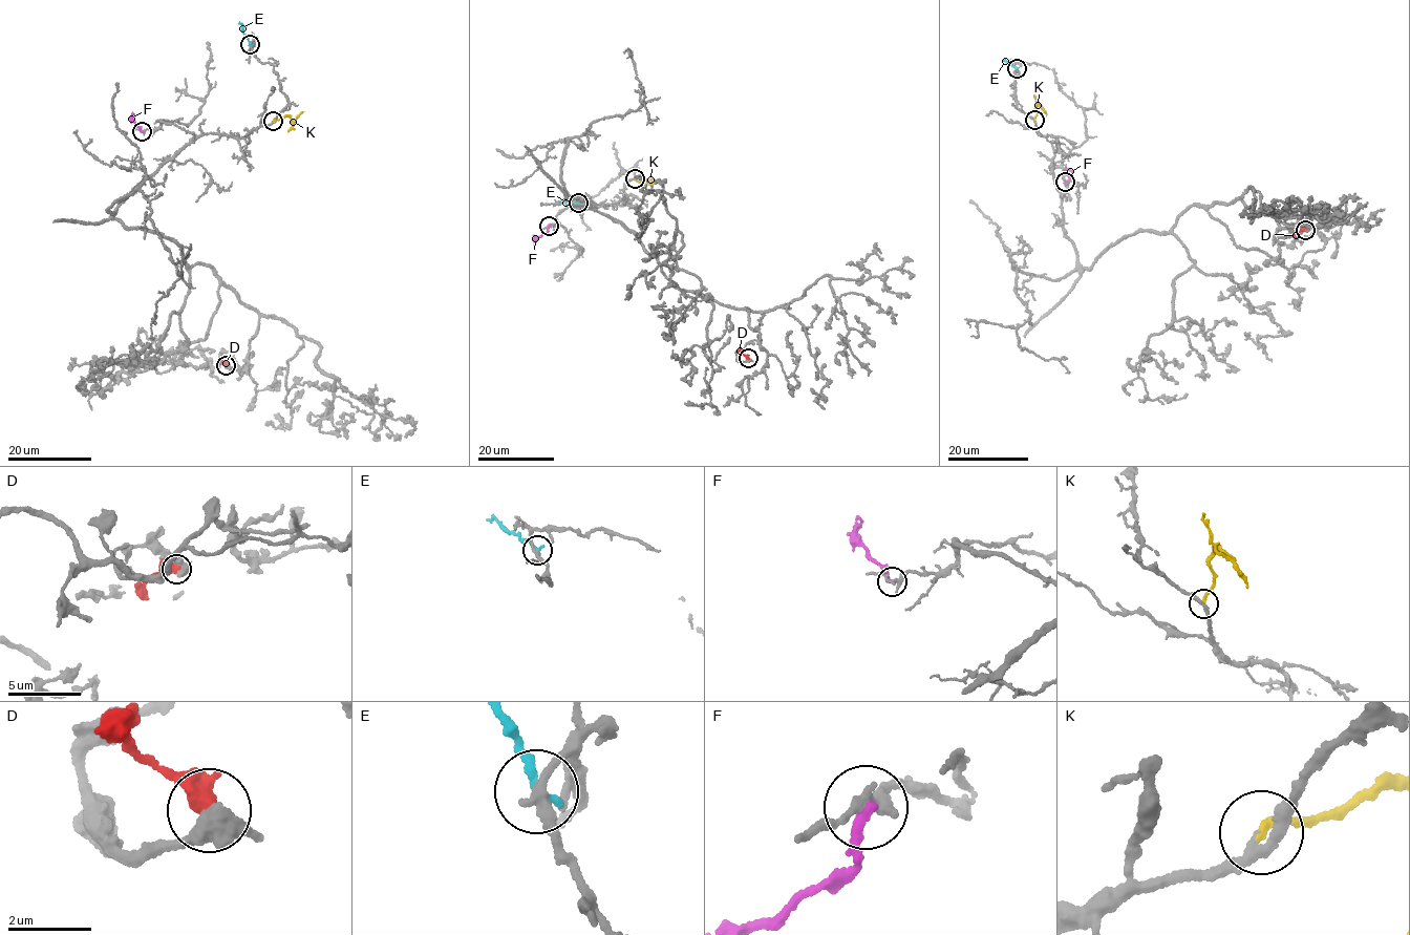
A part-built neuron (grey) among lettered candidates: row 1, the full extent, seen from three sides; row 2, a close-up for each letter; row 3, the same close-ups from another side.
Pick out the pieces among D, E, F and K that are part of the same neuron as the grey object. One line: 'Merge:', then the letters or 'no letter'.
Merge: K

